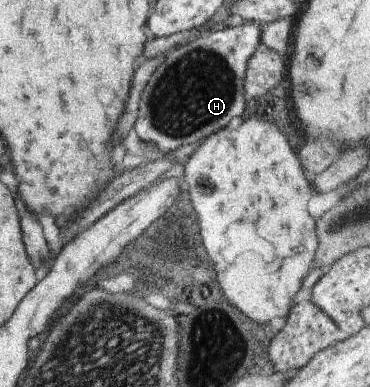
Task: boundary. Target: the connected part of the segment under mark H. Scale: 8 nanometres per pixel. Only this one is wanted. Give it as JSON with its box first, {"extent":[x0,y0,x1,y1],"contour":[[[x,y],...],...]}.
{"extent":[132,21,259,152],"contour":[[[238,21],[228,28],[199,36],[173,51],[151,72],[140,91],[138,110],[132,128],[139,142],[153,146],[156,151],[166,152],[166,147],[193,147],[210,133],[225,128],[239,120],[245,109],[244,75],[247,60],[259,45],[259,26]]]}

